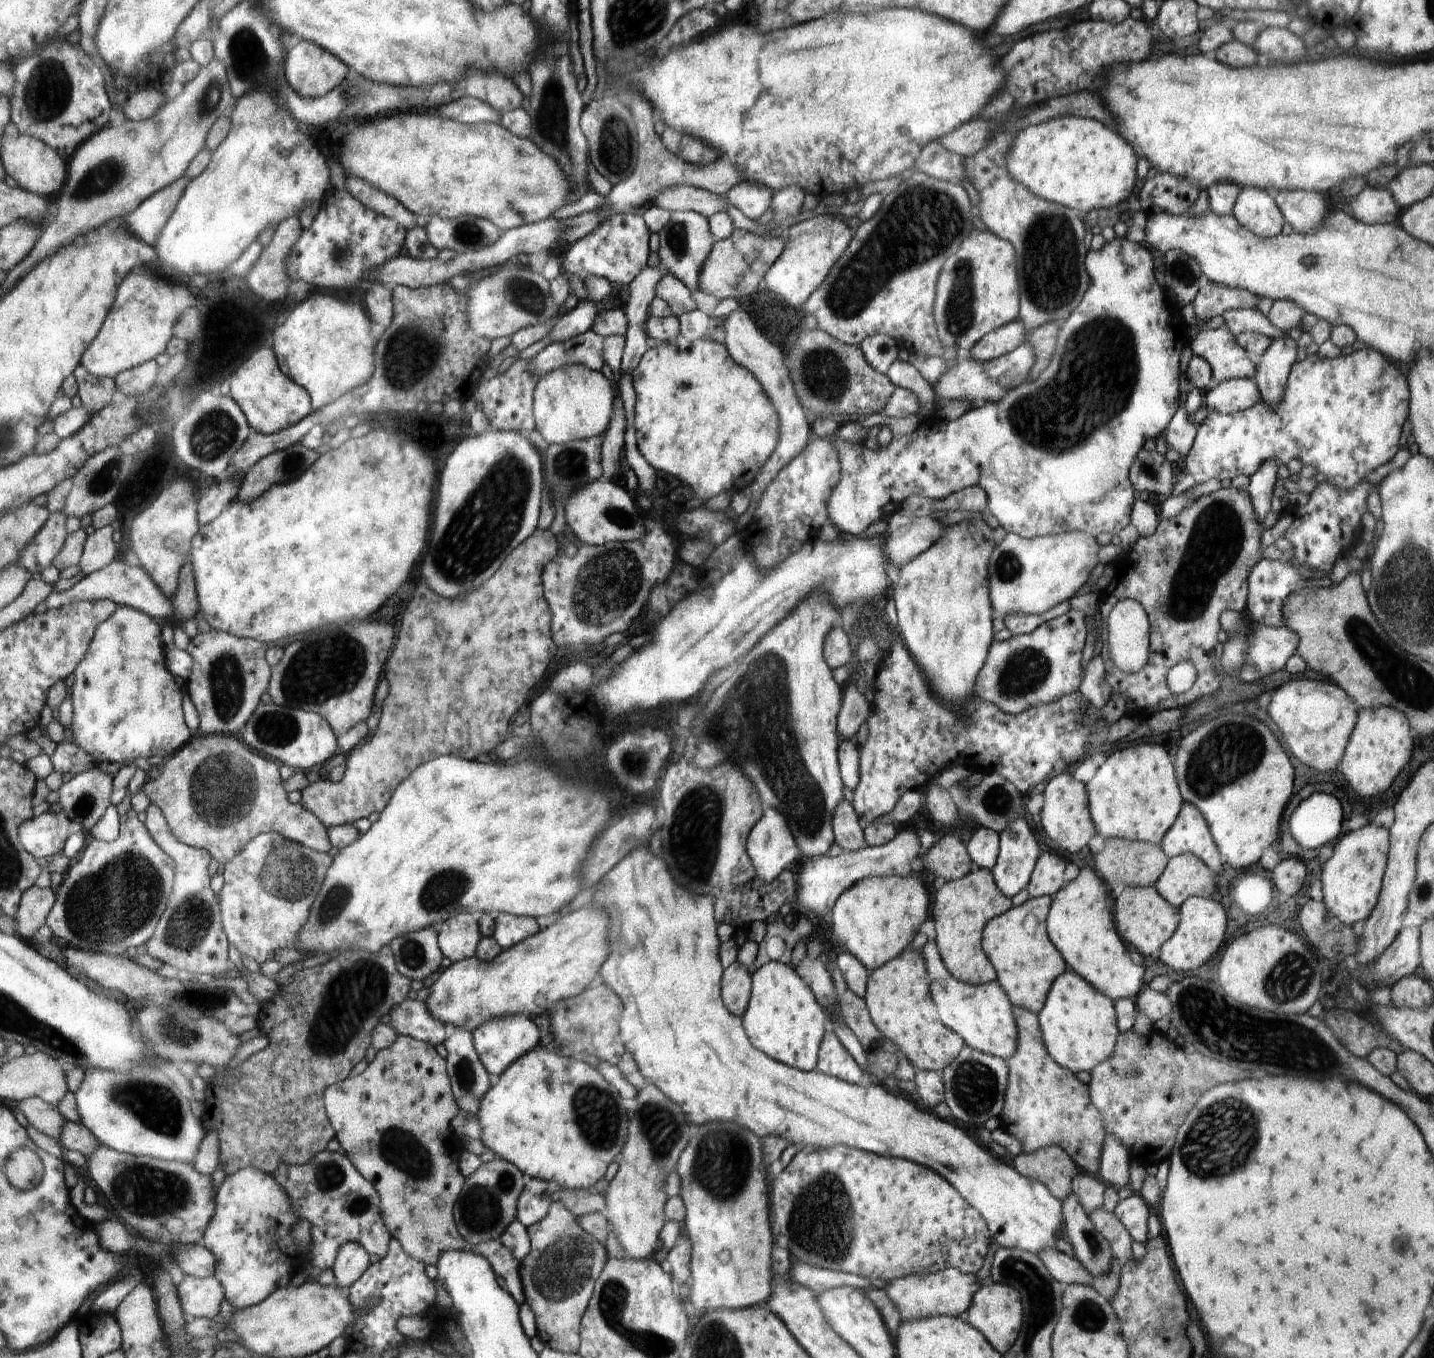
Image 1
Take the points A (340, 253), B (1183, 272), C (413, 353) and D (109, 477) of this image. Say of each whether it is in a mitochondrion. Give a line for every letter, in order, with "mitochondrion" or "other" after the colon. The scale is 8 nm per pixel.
A: mitochondrion
B: mitochondrion
C: mitochondrion
D: mitochondrion

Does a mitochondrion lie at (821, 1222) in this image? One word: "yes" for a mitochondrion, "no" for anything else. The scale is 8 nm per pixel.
yes

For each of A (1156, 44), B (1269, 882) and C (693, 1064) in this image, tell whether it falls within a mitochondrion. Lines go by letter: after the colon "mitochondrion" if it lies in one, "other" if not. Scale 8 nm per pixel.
A: other
B: other
C: other

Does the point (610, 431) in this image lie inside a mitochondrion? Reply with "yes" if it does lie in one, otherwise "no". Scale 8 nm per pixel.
no

